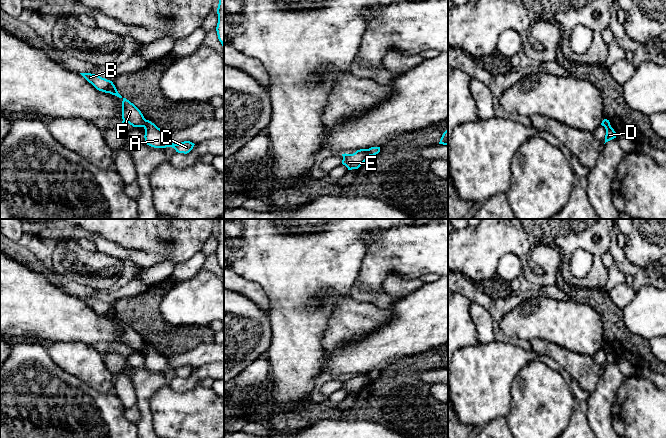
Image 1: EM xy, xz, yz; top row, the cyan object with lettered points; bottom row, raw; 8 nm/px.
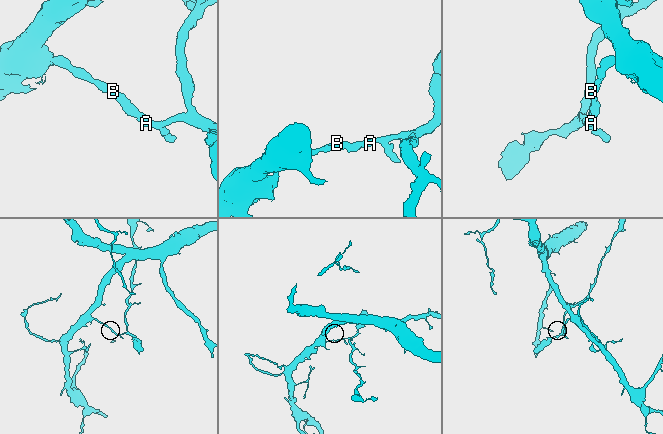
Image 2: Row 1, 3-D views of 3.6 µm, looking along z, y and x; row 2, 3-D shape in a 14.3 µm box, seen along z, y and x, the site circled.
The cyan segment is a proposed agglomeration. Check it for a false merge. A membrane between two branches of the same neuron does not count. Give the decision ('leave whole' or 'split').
split

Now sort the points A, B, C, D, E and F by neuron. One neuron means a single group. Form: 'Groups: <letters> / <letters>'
Groups: A C D / B E F

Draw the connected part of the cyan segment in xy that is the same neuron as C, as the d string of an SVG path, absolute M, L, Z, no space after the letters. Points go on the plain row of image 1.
M146 344L144 348L145 353L145 366L147 369L154 371L154 372L166 372L166 371L172 371L176 374L178 377L189 377L193 371L194 367L190 365L184 365L178 368L171 367L169 365L167 355L158 352L154 347L152 347L149 344Z

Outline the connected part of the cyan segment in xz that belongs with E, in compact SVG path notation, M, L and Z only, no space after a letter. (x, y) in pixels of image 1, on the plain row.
M367 373L357 374L353 378L342 378L342 388L345 389L348 394L358 393L370 380Z

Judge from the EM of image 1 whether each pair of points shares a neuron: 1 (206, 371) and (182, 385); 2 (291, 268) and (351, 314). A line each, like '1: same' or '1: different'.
1: same
2: different

